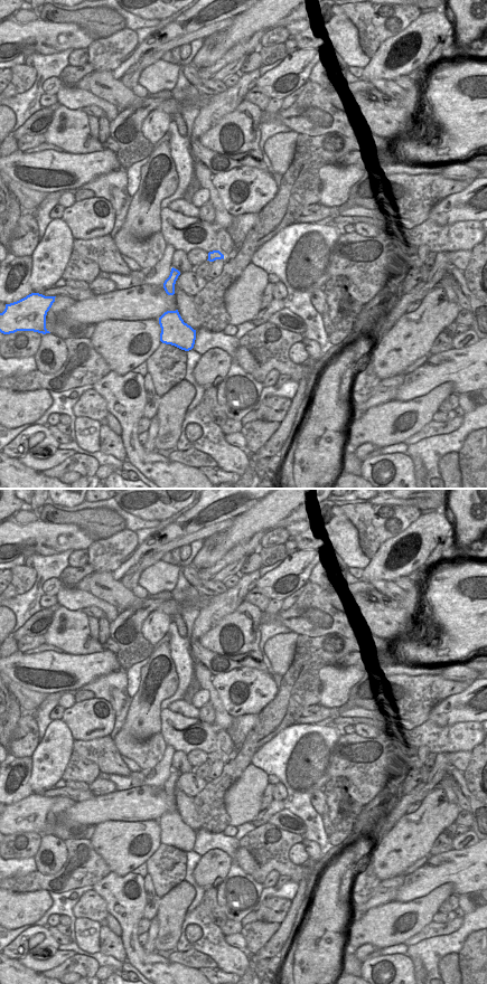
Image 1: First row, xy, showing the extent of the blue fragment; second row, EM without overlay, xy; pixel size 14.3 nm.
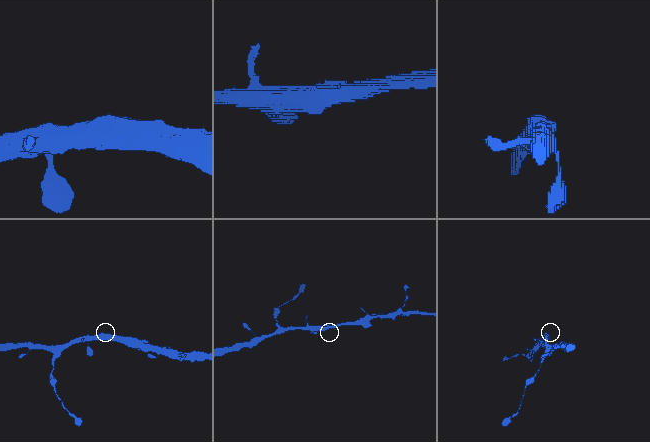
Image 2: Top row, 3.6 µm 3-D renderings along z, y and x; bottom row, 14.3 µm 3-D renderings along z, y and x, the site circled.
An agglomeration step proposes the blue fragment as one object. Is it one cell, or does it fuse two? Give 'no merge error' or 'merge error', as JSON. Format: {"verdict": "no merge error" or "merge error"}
{"verdict": "no merge error"}

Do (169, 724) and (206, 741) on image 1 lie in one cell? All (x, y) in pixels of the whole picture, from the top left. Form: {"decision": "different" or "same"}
{"decision": "same"}

